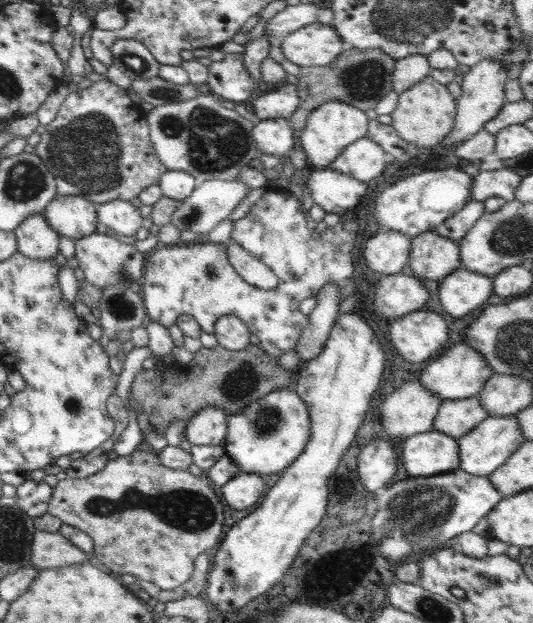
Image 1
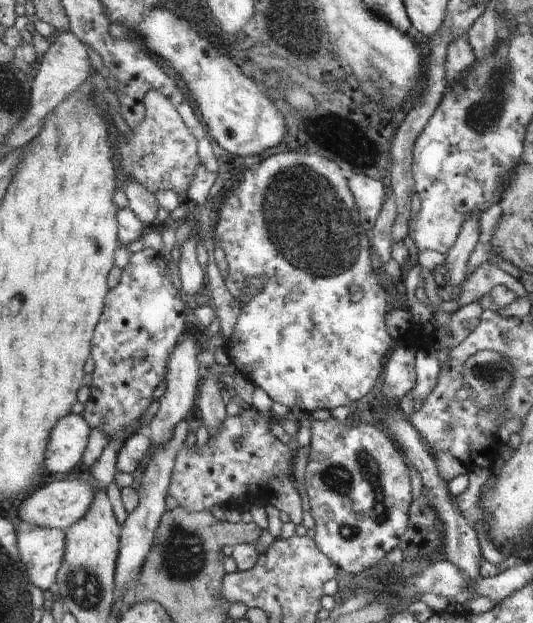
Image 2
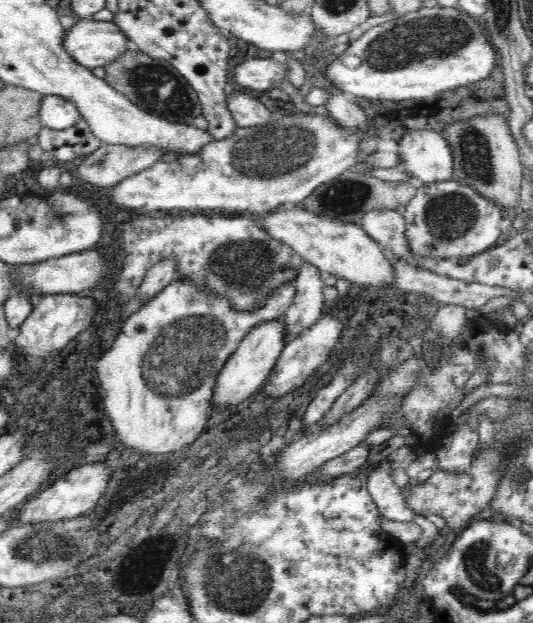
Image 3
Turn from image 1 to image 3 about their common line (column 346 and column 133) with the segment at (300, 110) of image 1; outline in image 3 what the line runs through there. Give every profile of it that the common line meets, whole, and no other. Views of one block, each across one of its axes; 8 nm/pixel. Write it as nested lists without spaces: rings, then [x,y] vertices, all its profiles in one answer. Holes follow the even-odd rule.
[[[135,47],[126,49],[114,62],[103,67],[106,71],[104,81],[118,92],[127,96],[136,106],[148,114],[168,120],[186,123],[203,114],[201,102],[190,83],[166,60],[152,59]]]

